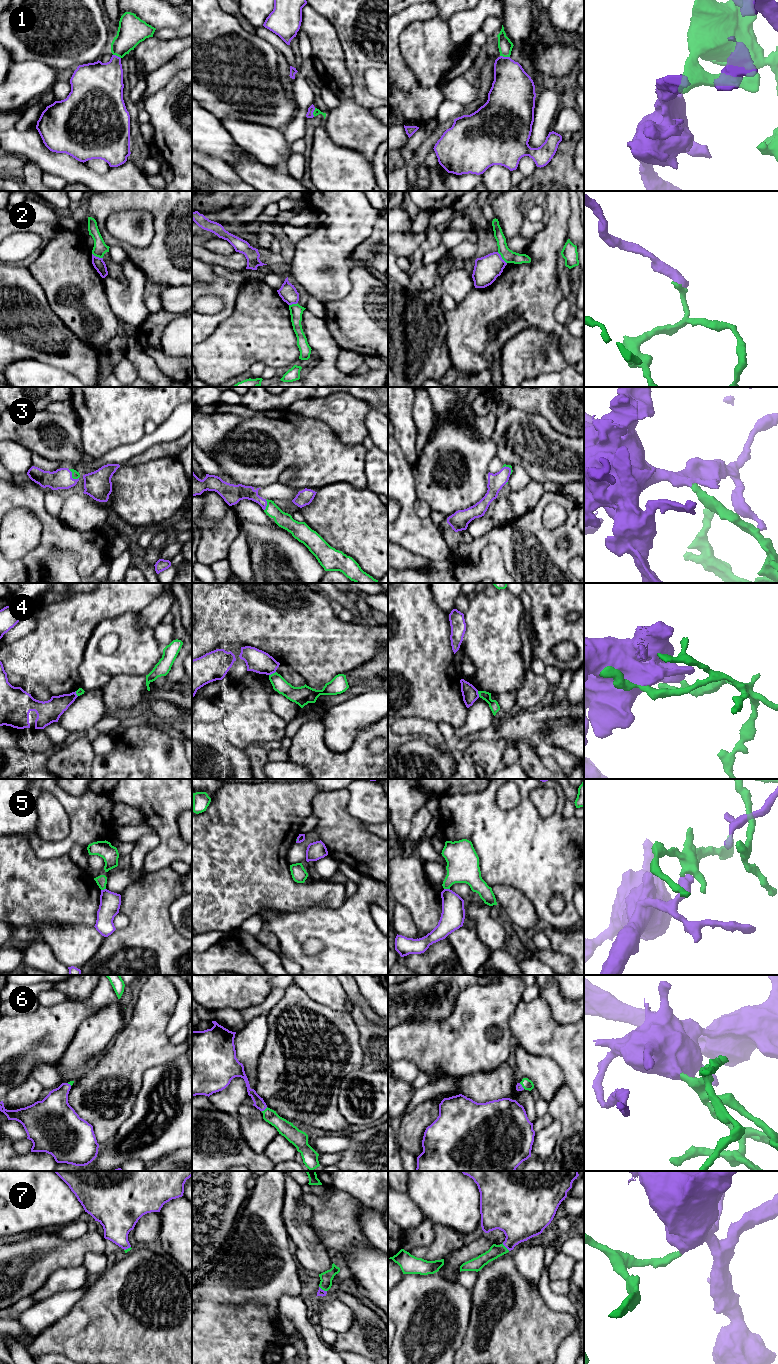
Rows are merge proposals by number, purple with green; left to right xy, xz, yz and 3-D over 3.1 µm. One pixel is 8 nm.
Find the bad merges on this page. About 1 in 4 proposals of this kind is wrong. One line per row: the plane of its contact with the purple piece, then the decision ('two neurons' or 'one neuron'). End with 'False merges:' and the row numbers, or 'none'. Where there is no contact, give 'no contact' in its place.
1: contact in yz; one neuron
2: contact in yz; two neurons
3: contact in xy; one neuron
4: contact in xz; two neurons
5: contact in yz; two neurons
6: contact in xz; one neuron
7: contact in xz; one neuron
False merges: 2, 4, 5

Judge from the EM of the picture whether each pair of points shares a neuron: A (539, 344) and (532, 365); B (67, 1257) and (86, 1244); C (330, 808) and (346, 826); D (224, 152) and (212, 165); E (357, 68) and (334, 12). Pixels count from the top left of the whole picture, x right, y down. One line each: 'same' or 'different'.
A: same
B: same
C: same
D: different
E: same

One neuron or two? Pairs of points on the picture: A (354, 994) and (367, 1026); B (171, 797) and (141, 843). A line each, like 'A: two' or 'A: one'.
A: two
B: two

